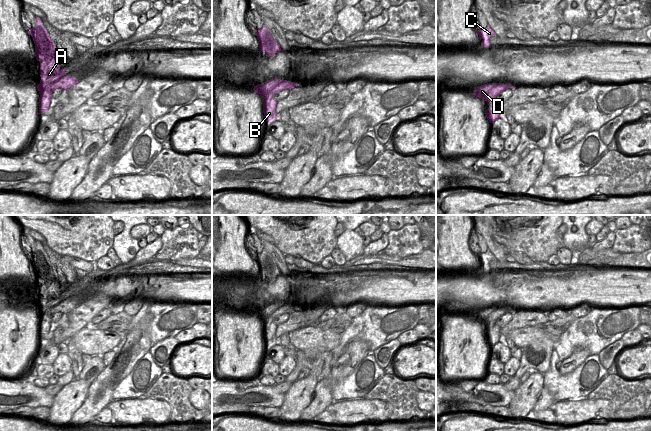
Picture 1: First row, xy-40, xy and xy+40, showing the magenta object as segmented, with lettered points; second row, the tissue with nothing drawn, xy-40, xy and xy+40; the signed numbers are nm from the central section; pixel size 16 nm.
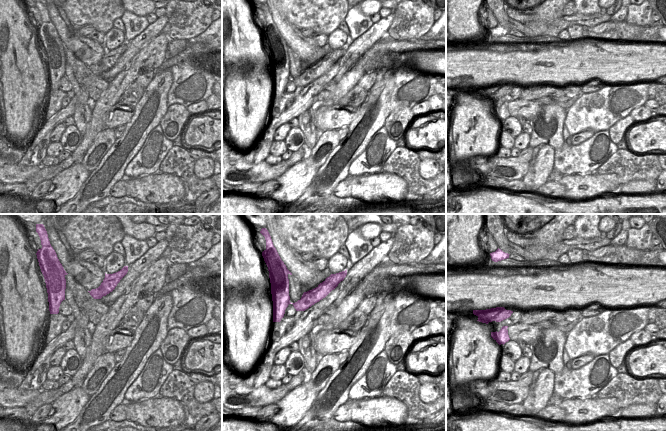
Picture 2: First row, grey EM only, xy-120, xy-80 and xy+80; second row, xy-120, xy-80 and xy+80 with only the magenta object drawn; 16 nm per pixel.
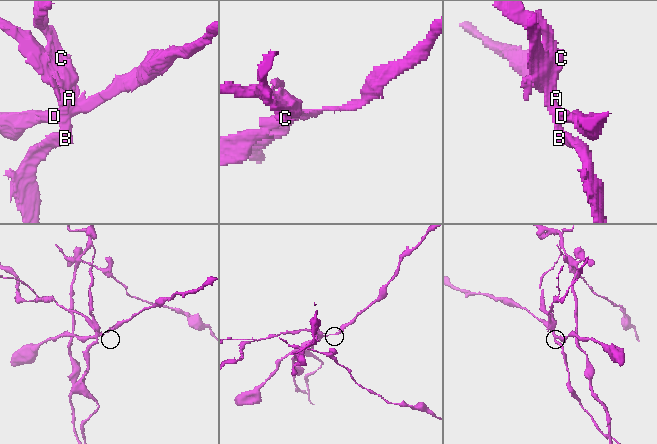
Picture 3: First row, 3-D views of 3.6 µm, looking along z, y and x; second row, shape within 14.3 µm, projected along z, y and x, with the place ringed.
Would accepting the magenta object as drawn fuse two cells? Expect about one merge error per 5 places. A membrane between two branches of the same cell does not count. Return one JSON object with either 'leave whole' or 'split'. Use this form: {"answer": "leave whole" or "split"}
{"answer": "split"}

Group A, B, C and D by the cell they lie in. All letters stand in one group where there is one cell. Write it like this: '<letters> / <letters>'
A B C / D

